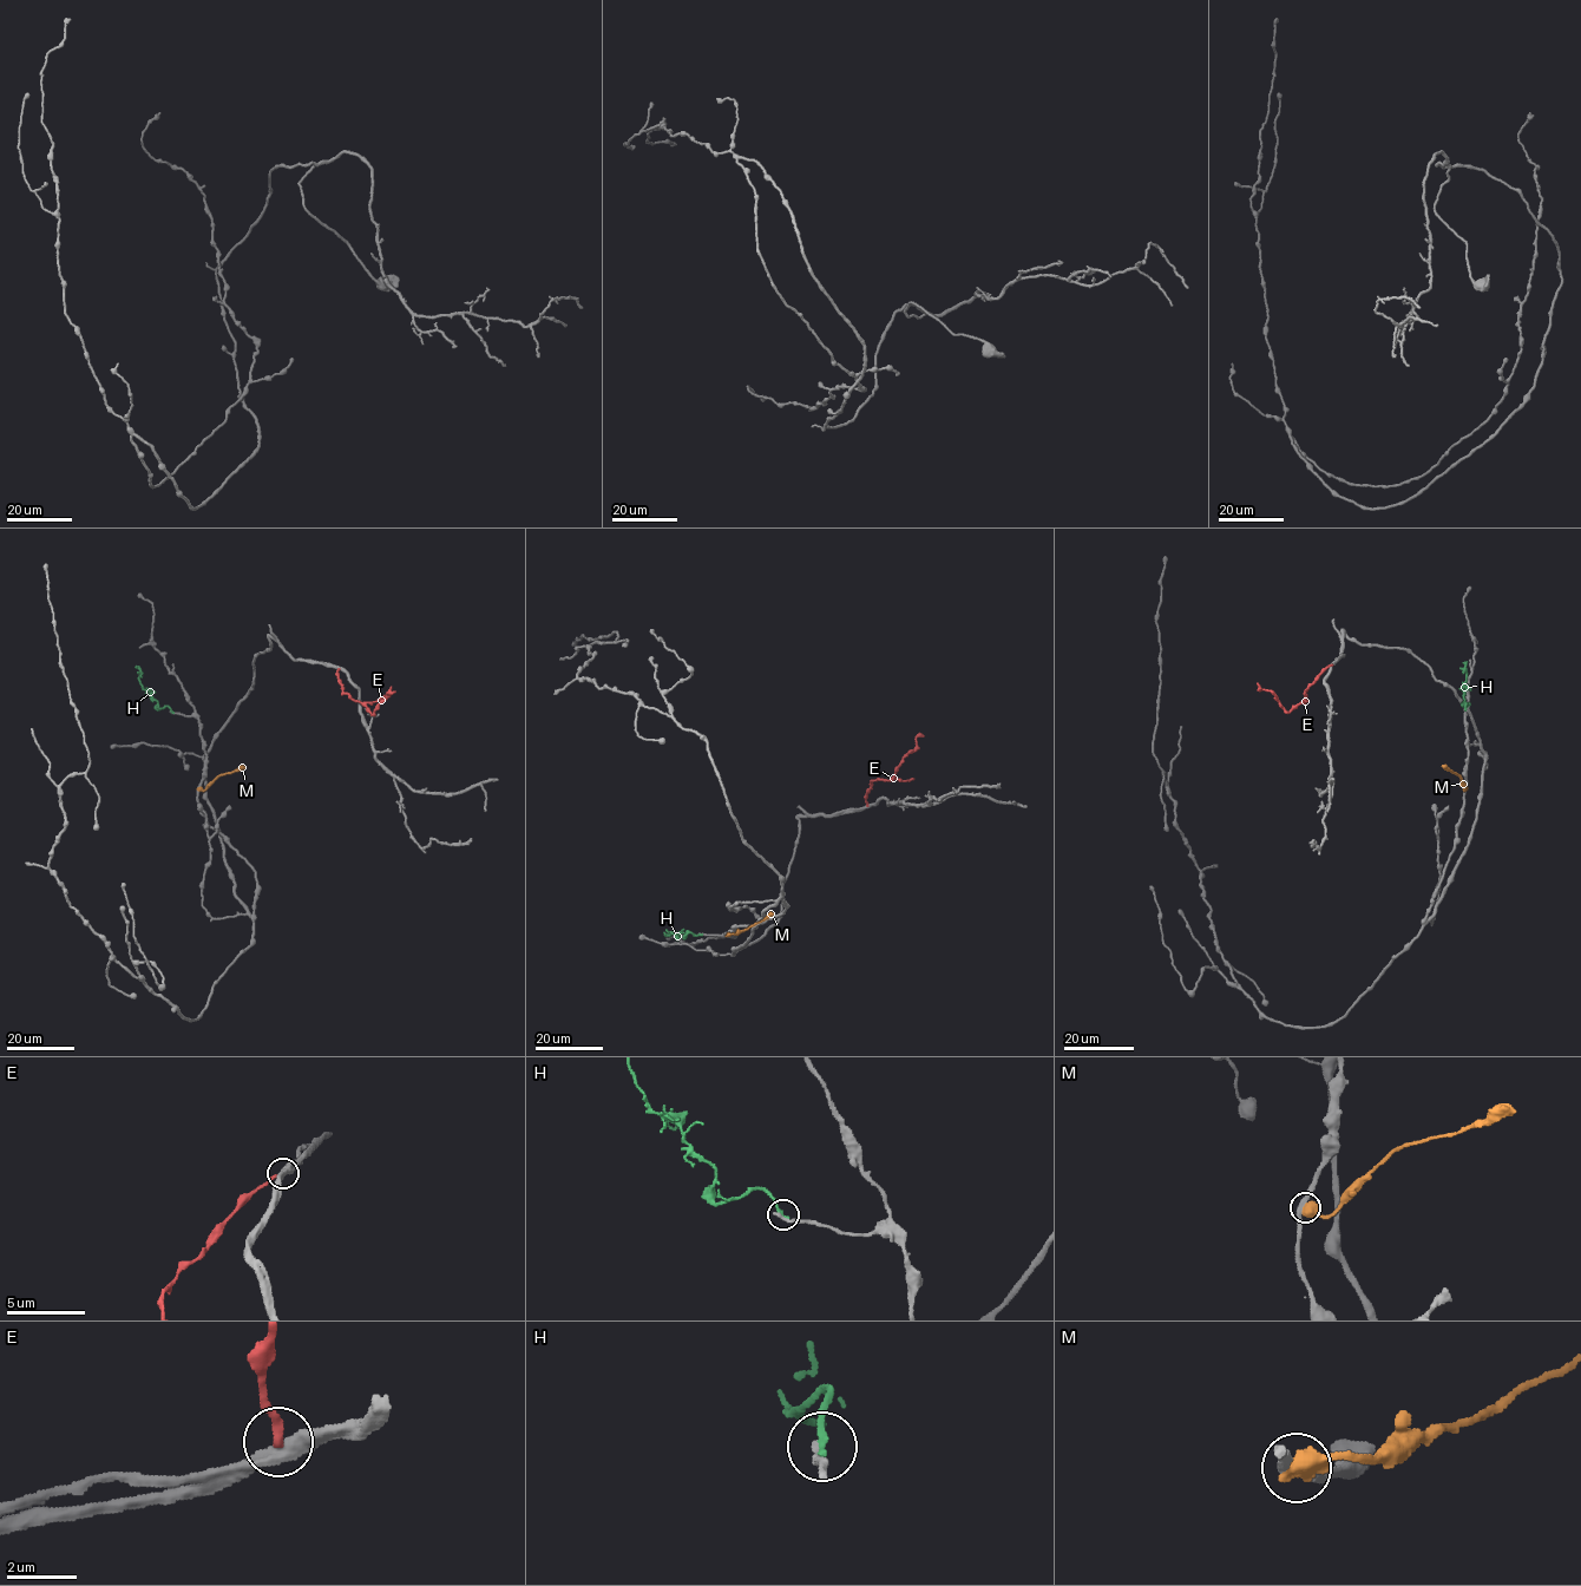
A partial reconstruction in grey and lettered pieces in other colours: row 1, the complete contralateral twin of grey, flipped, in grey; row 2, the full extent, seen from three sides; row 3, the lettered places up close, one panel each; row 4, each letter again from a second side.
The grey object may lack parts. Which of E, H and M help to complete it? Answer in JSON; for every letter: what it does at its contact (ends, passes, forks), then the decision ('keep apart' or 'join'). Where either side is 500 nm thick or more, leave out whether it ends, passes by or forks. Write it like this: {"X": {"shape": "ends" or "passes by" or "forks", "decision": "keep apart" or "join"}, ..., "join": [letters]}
{"E": {"shape": "ends", "decision": "keep apart"}, "H": {"shape": "ends", "decision": "keep apart"}, "M": {"decision": "keep apart"}, "join": []}

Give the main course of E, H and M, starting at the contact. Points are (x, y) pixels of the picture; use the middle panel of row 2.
E: (867, 805), (866, 795), (871, 782), (893, 777), (905, 755), (917, 747), (919, 733)
H: (701, 935), (668, 936), (664, 932)
M: (728, 935), (739, 934), (773, 913)

